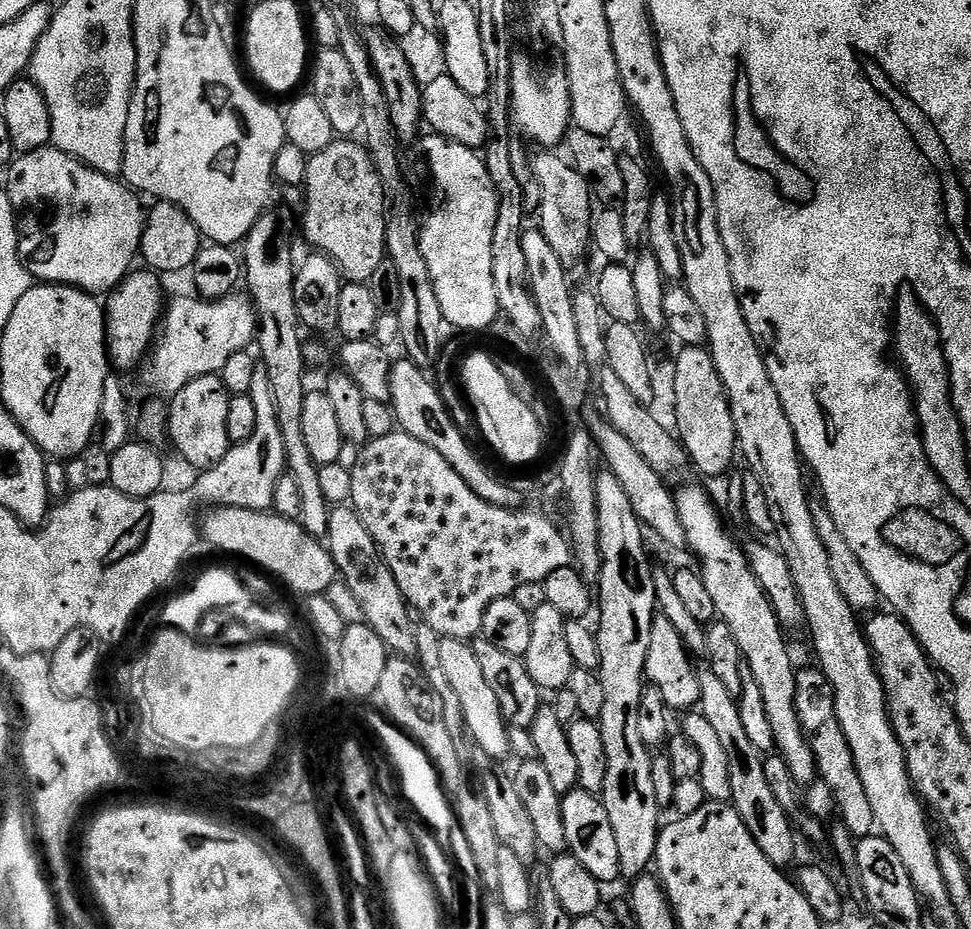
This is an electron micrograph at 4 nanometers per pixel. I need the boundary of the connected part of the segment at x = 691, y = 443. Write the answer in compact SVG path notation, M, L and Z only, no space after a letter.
M681 347L679 351L676 373L672 376L672 392L676 395L675 431L688 454L691 467L696 467L704 476L720 476L738 460L736 431L728 395L722 386L722 378L718 378L718 366L714 366L714 358L707 347Z

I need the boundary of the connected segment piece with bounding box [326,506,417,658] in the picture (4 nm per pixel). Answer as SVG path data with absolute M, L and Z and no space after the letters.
M352 507L331 509L326 547L336 564L337 573L350 586L350 594L354 594L358 602L363 623L370 625L393 653L411 657L416 651L417 621L404 601L402 590L398 590L398 582L394 582L394 574L390 574L390 566L386 566L374 538L370 538L370 530L362 526L362 518L358 518Z

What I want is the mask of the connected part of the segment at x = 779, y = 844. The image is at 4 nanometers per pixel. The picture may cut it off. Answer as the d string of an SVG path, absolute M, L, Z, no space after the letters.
M707 670L699 673L700 677L700 702L698 710L710 722L710 726L718 734L722 747L726 749L726 759L730 762L730 790L733 808L738 810L742 822L746 822L746 830L750 830L750 838L758 842L758 850L774 862L778 869L787 869L787 864L796 856L797 829L792 819L778 806L778 798L774 798L774 790L770 790L770 782L766 782L766 770L764 769L764 756L757 741L746 734L746 726L742 726L742 714L737 697L722 686L718 674Z

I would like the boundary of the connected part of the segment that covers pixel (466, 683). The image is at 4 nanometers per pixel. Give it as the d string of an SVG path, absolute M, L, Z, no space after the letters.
M441 639L440 644L443 673L446 674L451 689L458 694L471 743L476 743L475 747L491 756L493 760L503 761L503 756L507 757L510 752L510 738L508 737L510 725L504 719L502 706L498 706L494 686L490 686L486 674L482 674L482 666L478 666L478 658L474 654L471 643L462 640Z

